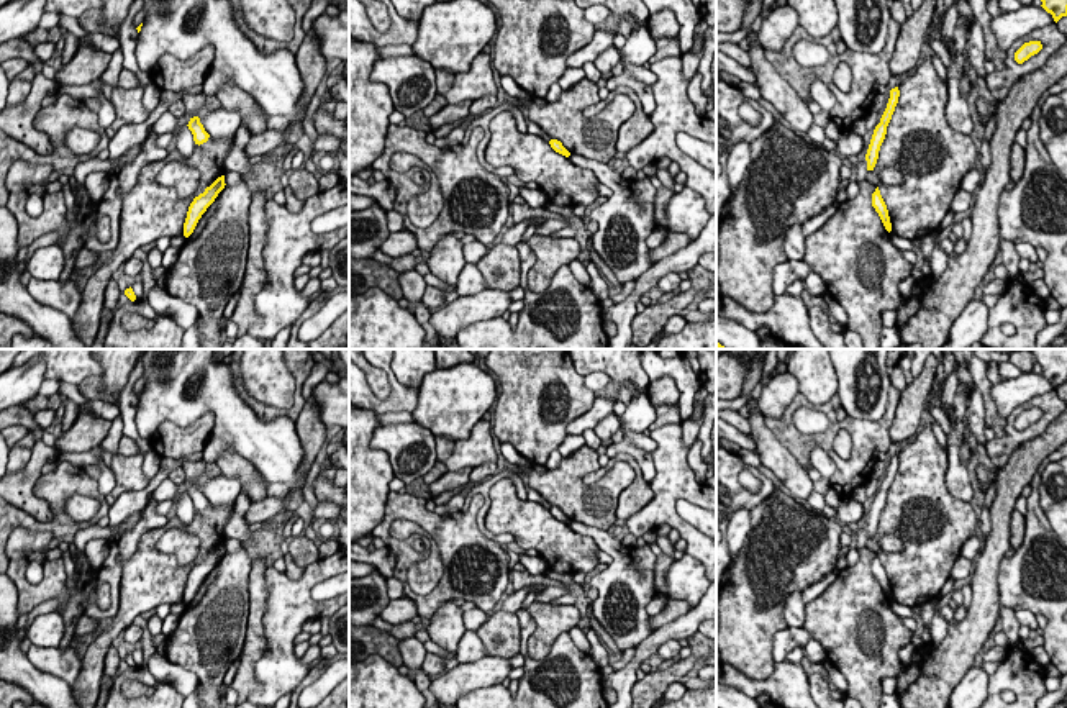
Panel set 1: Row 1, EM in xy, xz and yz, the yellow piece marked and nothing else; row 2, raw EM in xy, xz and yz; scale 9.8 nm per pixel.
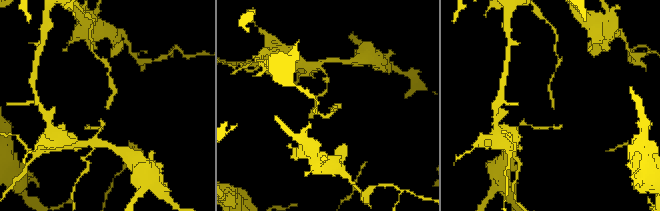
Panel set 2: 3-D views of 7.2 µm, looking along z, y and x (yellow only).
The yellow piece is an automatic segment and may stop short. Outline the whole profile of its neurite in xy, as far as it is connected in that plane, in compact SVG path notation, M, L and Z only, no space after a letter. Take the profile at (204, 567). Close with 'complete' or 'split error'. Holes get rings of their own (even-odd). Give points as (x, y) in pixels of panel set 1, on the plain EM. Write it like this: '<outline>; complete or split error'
M225 542L218 544L210 554L205 556L203 560L193 565L193 569L188 574L187 585L184 590L184 603L188 605L202 582L207 579L207 575L215 569L218 560L225 556Z; complete

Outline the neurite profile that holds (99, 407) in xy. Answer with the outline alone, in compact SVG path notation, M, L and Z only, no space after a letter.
M89 400L85 405L90 406L92 413L95 416L102 416L102 418L107 418L110 421L113 421L116 416L120 416L118 405L107 403L103 400Z

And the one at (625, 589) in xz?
M570 521L569 528L592 538L598 549L613 559L588 583L590 588L598 590L598 597L590 601L592 611L620 651L636 647L654 631L646 606L657 595L654 585L657 556L652 554L649 544L624 546L606 529L579 521Z

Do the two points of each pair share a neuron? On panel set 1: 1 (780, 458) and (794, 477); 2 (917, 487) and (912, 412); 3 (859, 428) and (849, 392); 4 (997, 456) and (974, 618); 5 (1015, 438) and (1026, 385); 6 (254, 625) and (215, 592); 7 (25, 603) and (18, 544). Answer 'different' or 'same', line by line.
1: same
2: different
3: different
4: different
5: different
6: different
7: same

